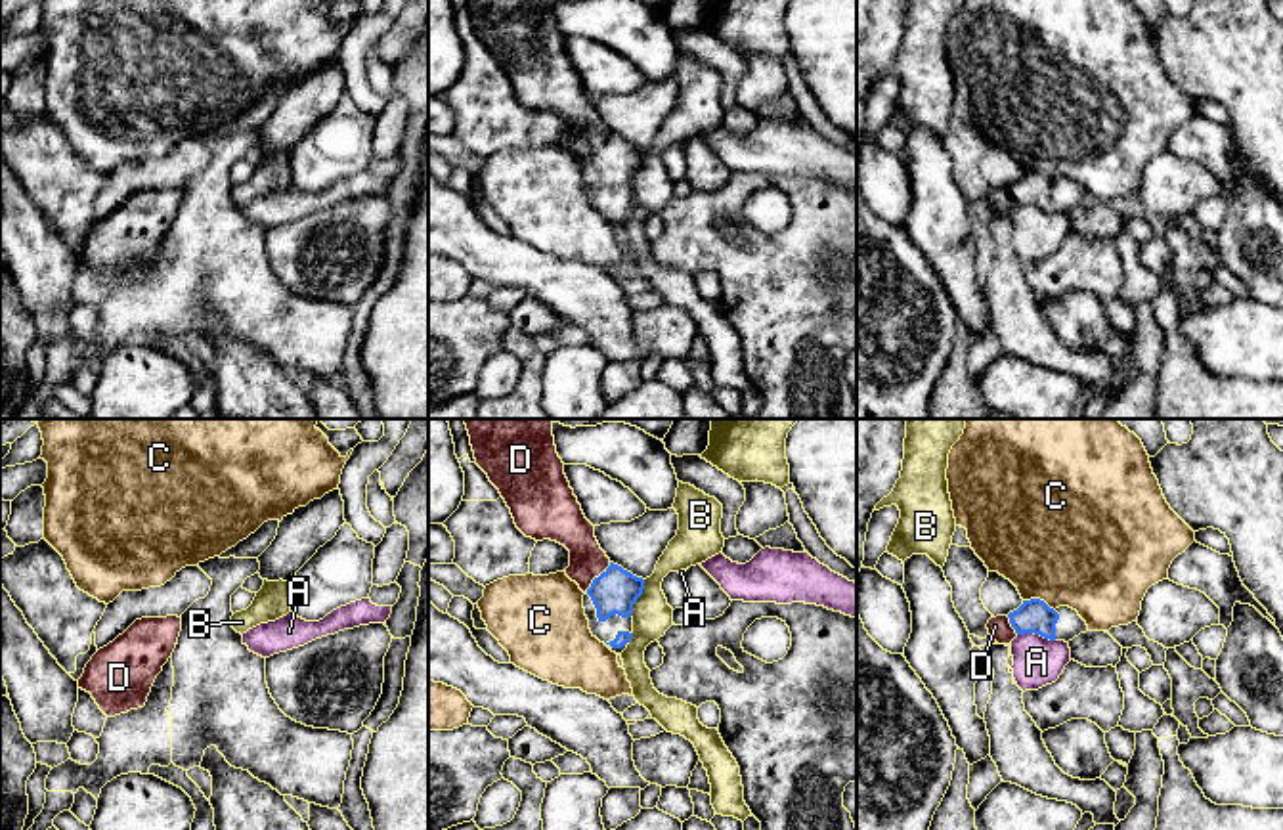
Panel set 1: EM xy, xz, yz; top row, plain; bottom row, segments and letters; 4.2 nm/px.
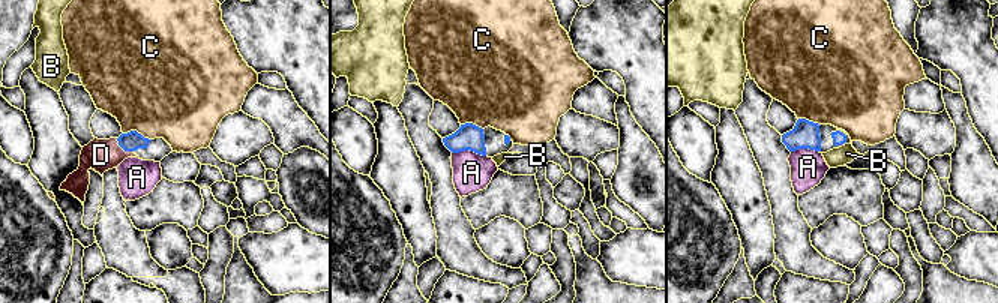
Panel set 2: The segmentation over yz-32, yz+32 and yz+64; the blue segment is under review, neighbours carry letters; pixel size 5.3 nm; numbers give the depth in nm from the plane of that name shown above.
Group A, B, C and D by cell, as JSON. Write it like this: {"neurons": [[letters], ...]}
{"neurons": [["A"], ["B"], ["C"], ["D"]]}

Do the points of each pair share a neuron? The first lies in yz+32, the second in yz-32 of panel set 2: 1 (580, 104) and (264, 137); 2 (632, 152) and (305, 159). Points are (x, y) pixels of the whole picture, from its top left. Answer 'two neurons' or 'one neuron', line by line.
1: two neurons
2: one neuron

